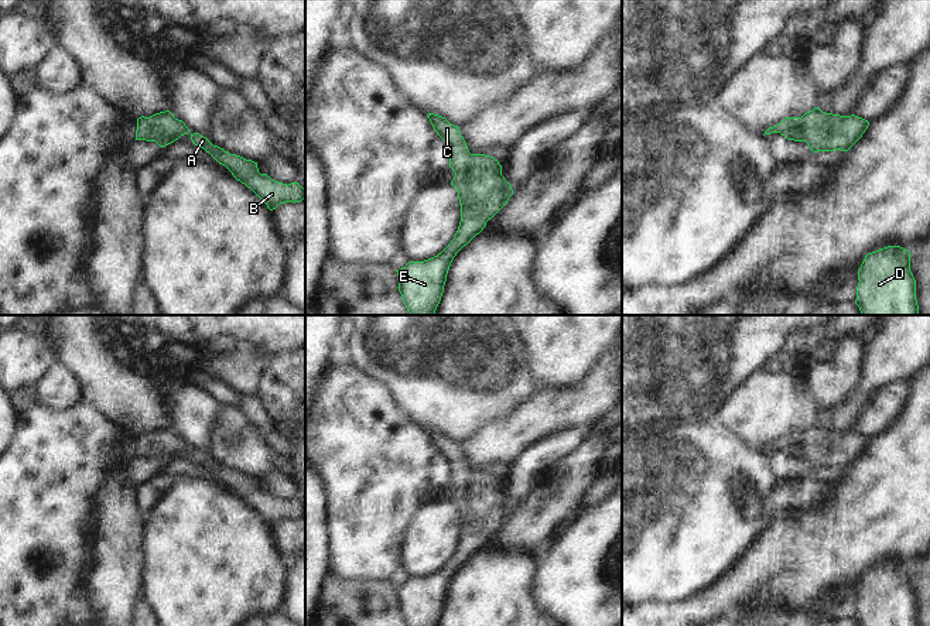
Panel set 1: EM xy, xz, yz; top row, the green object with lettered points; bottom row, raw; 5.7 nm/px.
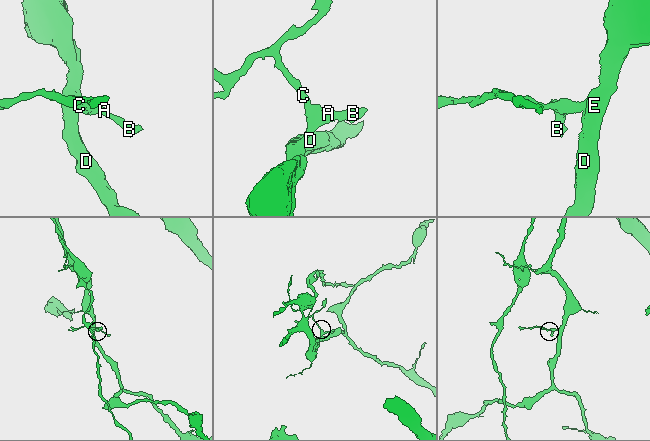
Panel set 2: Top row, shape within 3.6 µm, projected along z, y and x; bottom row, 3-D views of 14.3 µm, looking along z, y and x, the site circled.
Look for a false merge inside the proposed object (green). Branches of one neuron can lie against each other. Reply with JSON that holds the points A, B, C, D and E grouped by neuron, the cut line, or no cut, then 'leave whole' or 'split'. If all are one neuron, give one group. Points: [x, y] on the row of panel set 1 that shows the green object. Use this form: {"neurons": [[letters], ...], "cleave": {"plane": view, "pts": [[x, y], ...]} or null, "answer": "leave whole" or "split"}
{"neurons": [["A", "B", "C", "D", "E"]], "cleave": null, "answer": "leave whole"}

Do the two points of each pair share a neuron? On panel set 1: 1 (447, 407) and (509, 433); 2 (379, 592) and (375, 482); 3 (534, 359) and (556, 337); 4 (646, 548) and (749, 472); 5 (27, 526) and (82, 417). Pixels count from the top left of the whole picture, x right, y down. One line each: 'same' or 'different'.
1: different
2: different
3: same
4: same
5: same

